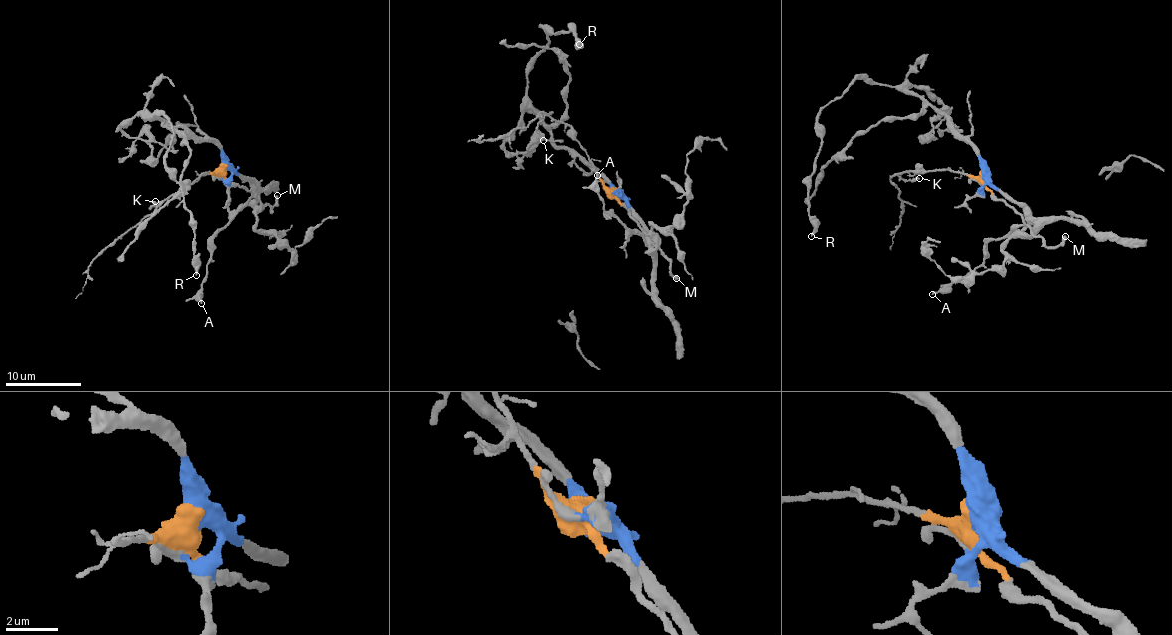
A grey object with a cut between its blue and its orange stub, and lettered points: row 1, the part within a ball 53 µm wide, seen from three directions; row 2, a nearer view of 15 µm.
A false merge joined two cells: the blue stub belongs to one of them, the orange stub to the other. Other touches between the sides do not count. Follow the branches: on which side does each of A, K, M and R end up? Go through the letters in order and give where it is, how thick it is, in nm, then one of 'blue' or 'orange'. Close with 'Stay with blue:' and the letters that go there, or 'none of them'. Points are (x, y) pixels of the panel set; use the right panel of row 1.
A: place (932, 294); calibre 170 nm; blue
K: place (919, 178); calibre 320 nm; orange
M: place (1065, 236); calibre 300 nm; orange
R: place (811, 236); calibre 280 nm; blue
Stay with blue: A, R

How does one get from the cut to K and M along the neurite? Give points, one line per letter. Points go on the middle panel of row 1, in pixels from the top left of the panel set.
K: (615, 191), (604, 185), (570, 127), (545, 115), (538, 128), (543, 140)
M: (615, 191), (616, 197), (670, 265), (670, 273), (677, 279)

